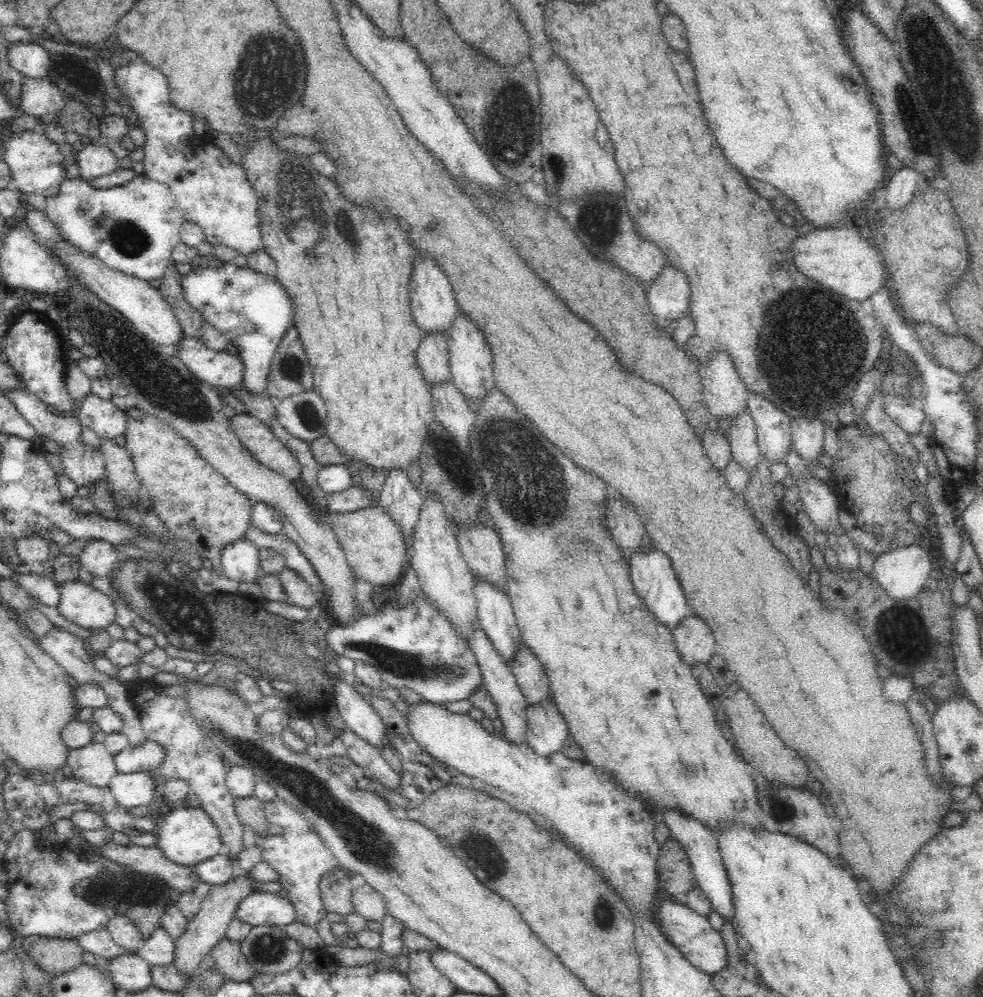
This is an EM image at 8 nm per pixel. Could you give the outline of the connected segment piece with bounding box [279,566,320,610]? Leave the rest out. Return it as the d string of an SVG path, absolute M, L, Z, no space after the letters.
M285 566L279 574L279 579L290 605L309 610L320 603L318 594L296 571Z

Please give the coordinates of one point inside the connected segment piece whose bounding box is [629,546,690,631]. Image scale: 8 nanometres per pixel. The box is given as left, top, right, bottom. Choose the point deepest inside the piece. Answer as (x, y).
(655, 582)

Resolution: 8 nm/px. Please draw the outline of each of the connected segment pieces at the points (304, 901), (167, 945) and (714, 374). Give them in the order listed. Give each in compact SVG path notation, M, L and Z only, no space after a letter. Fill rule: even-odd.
M275 798L264 803L264 810L268 822L282 826L284 832L277 835L270 834L270 836L255 834L254 845L261 851L261 860L280 873L278 882L281 888L287 891L287 899L294 905L295 920L314 926L327 914L319 893L321 876L328 869L338 867L339 862L325 847L318 833L308 824L301 812L298 812L291 804Z
M158 926L151 938L142 941L137 955L146 960L151 968L171 966L176 961L175 942L164 927Z
M714 351L701 368L701 373L709 415L716 416L718 420L722 417L731 419L746 409L748 389L740 380L728 351Z

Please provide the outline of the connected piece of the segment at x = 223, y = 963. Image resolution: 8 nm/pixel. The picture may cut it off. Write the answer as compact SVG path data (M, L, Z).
M228 938L220 939L219 942L212 948L211 954L215 961L215 969L229 981L252 981L257 974L256 970L244 959L241 952L241 944L234 942Z

